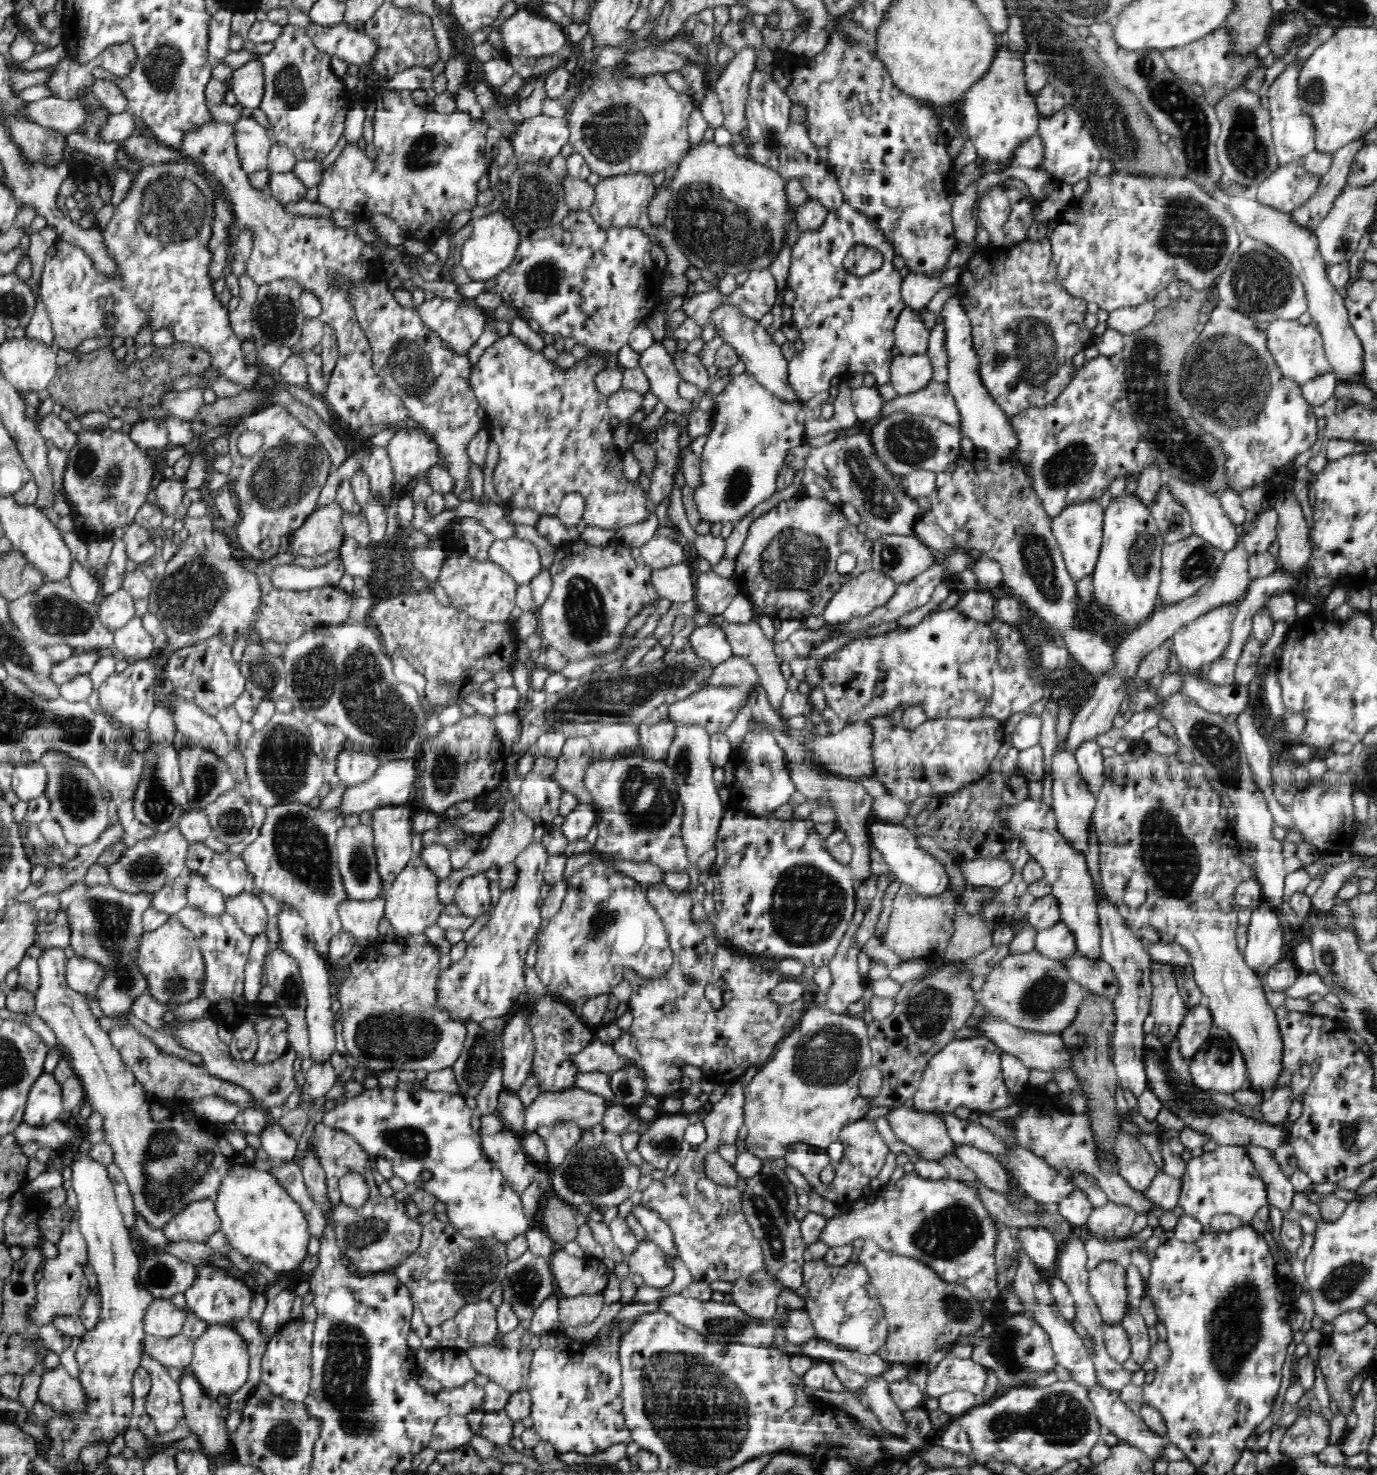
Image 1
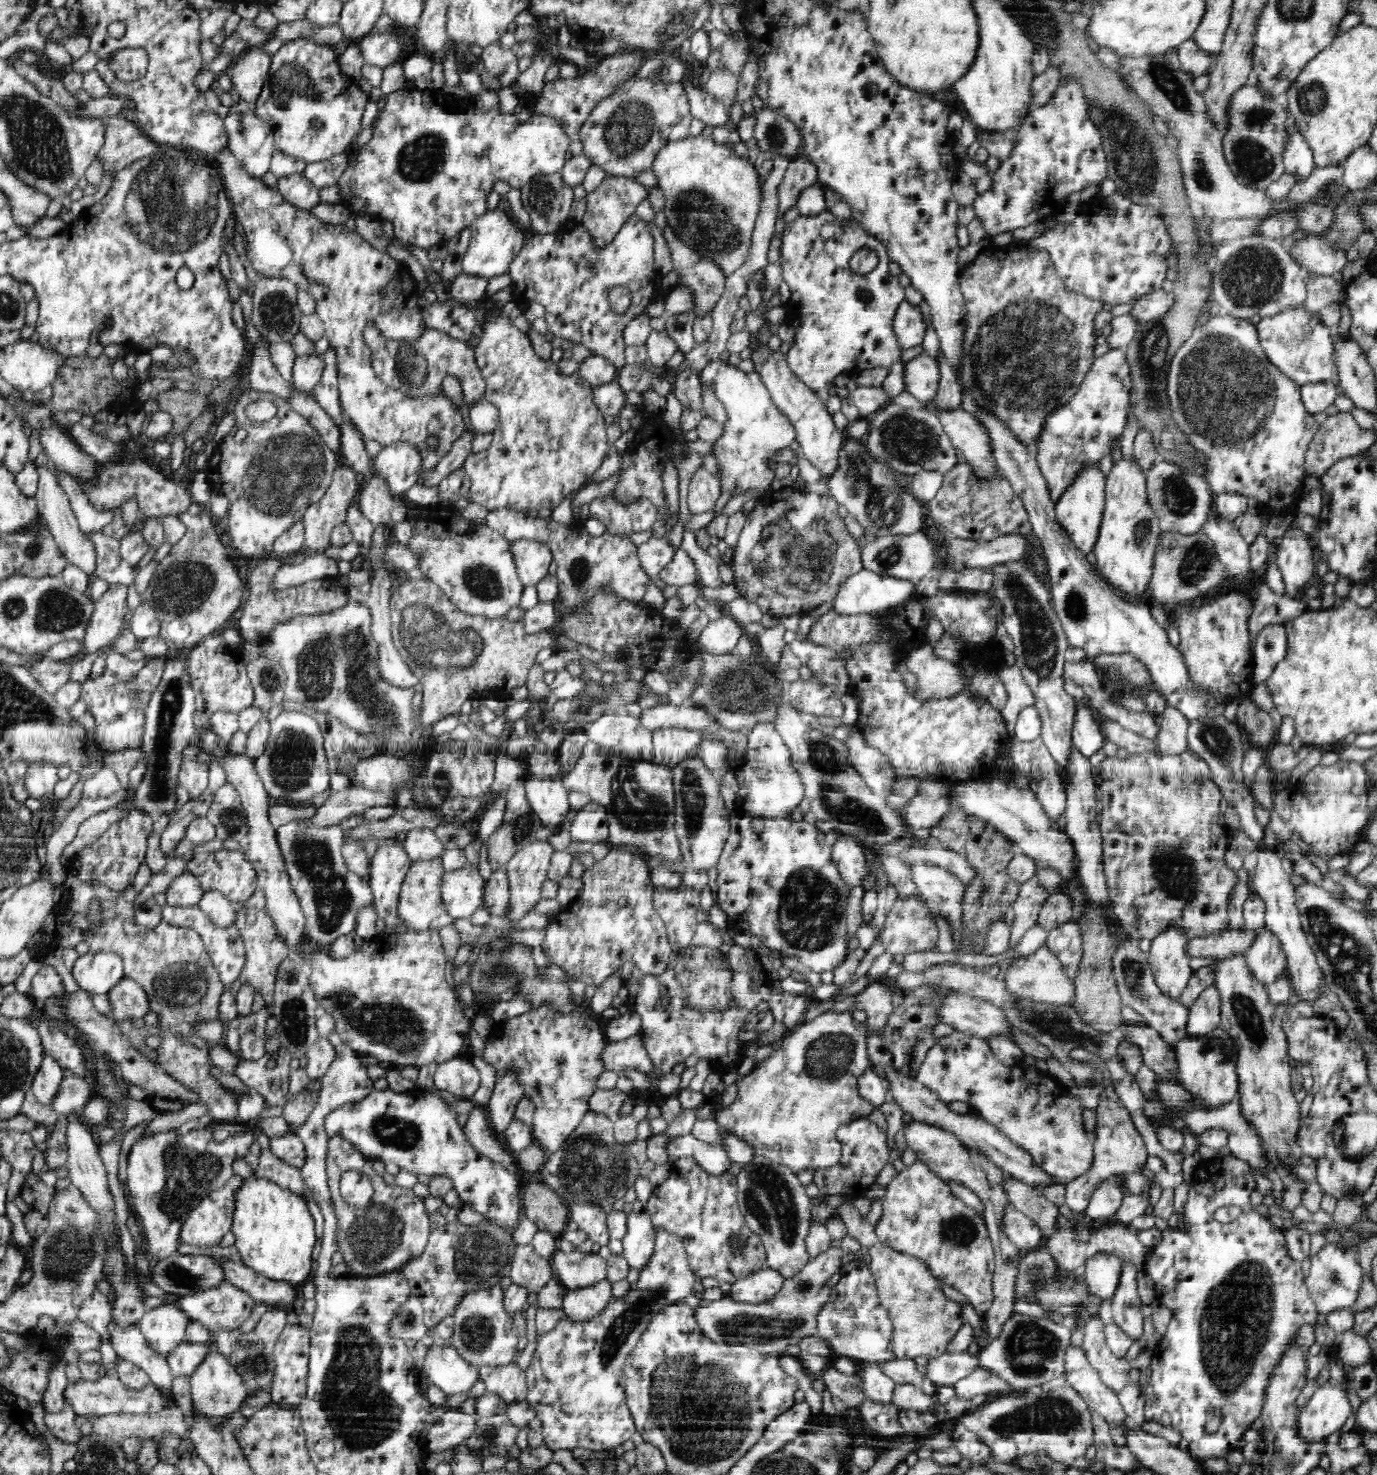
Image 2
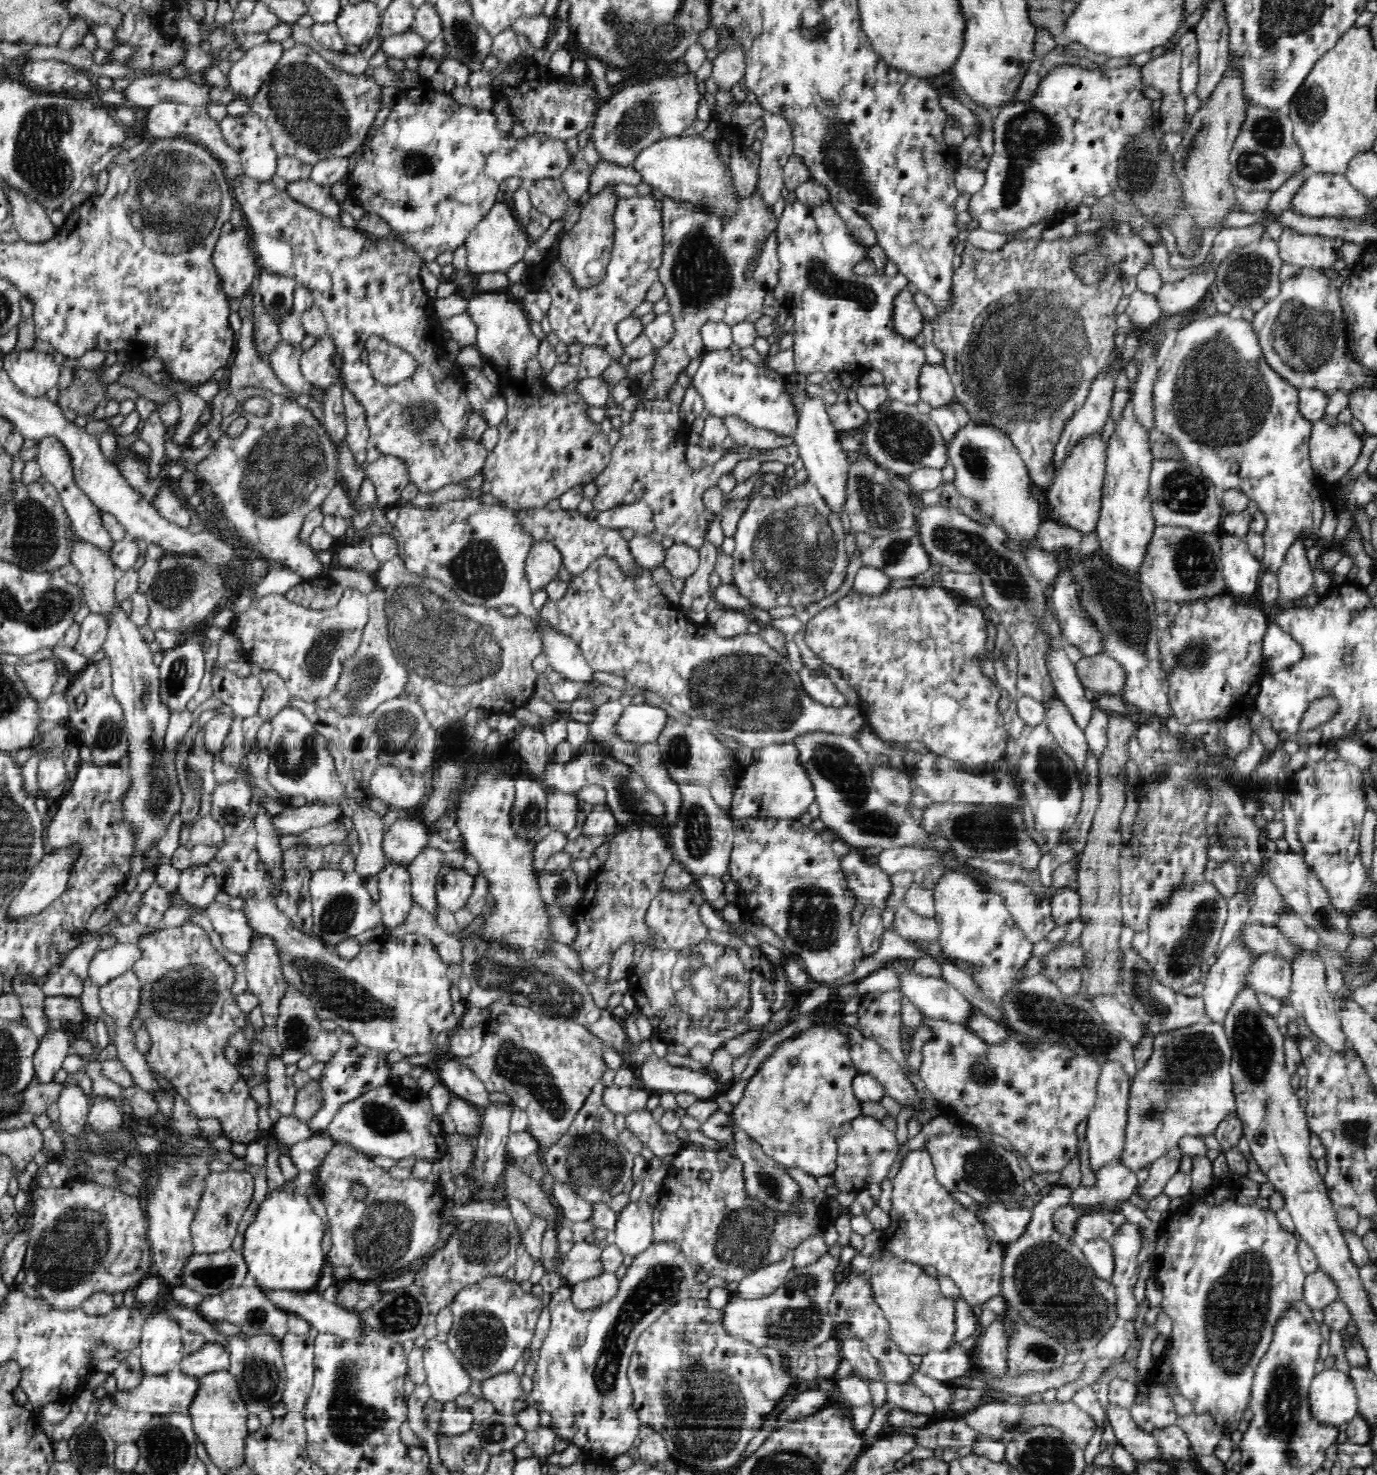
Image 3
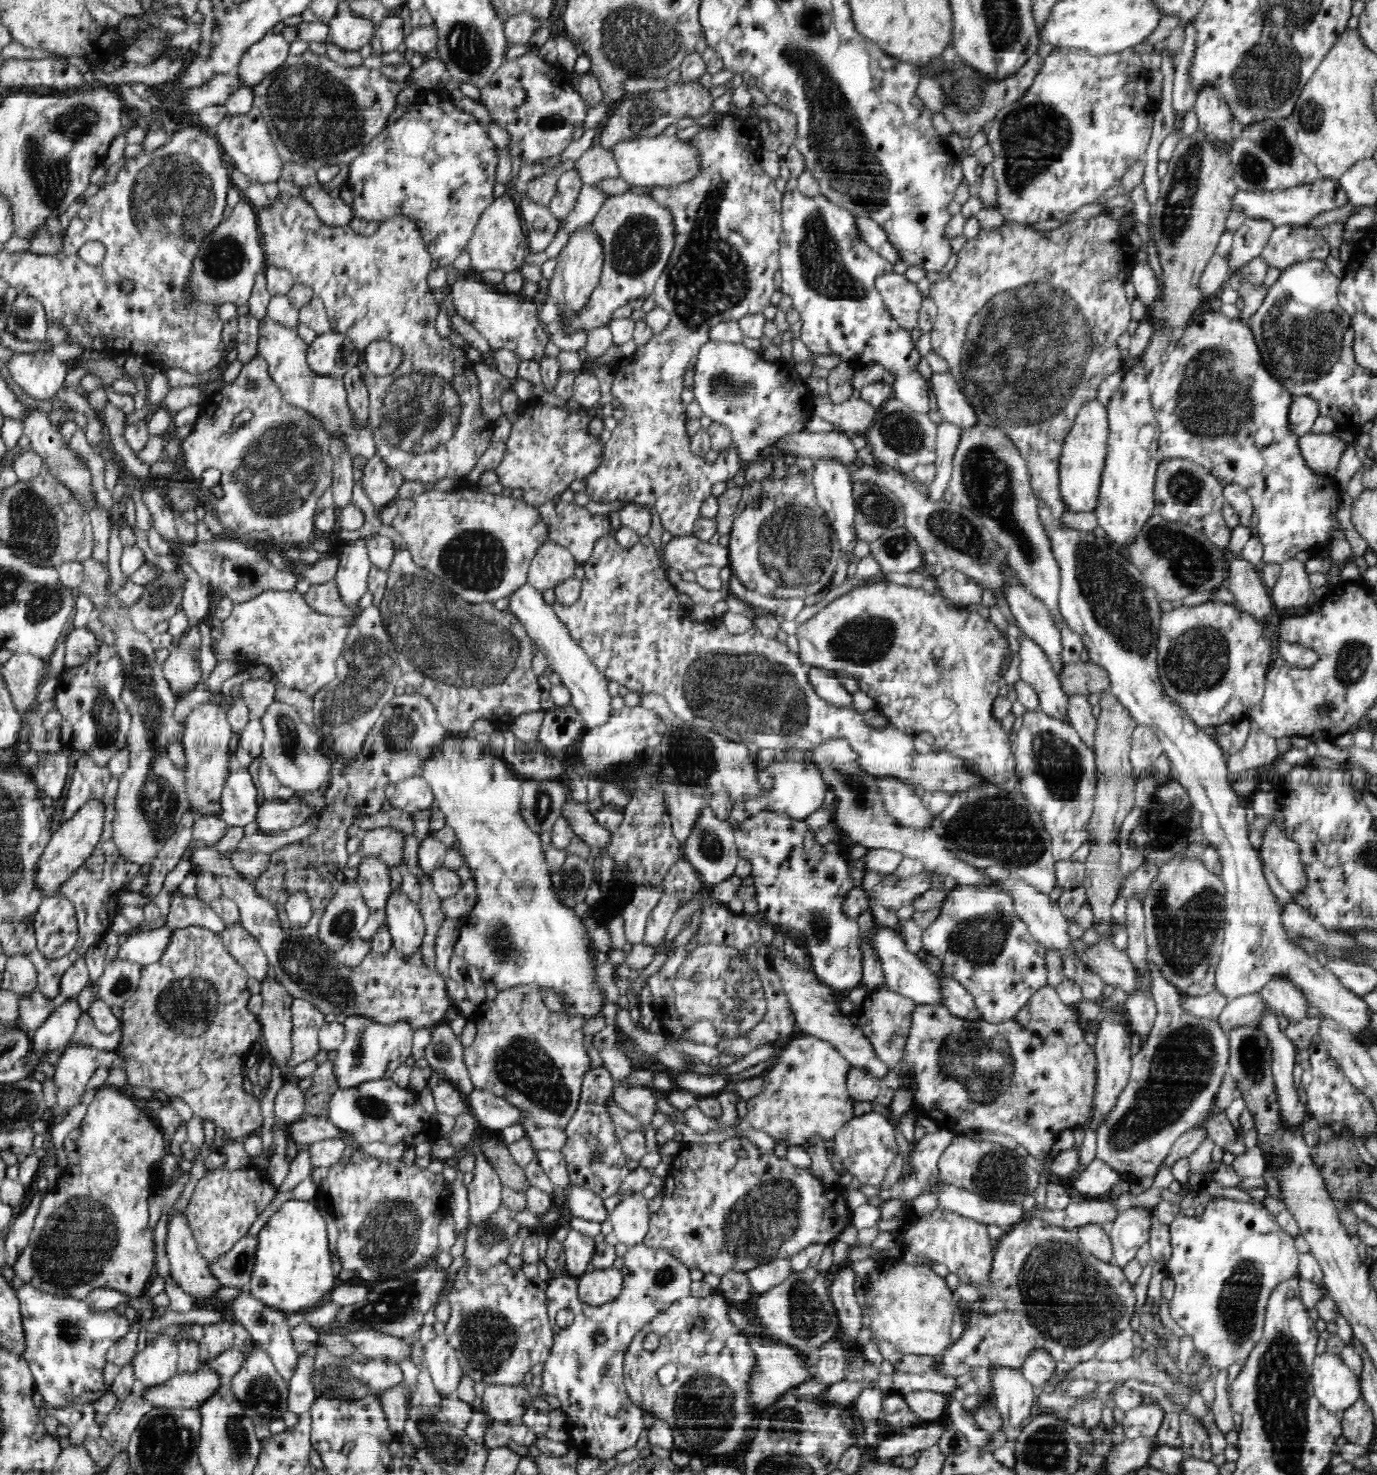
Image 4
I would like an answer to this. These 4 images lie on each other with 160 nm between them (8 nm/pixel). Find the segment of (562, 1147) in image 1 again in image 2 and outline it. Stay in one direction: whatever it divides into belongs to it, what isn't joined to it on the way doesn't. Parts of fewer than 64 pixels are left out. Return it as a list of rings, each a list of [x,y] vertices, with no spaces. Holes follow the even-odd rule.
[[[544,1002],[526,1014],[514,1016],[512,1020],[496,1022],[492,1034],[486,1040],[484,1061],[496,1069],[496,1080],[514,1071],[515,1078],[522,1085],[523,1096],[534,1103],[534,1118],[530,1125],[535,1142],[547,1155],[556,1152],[582,1122],[582,1117],[589,1110],[589,1098],[598,1089],[598,1077],[605,1071],[602,1052],[605,1051],[608,1041],[604,1040],[600,1026],[586,1012],[562,1013],[550,1009],[547,1002]]]

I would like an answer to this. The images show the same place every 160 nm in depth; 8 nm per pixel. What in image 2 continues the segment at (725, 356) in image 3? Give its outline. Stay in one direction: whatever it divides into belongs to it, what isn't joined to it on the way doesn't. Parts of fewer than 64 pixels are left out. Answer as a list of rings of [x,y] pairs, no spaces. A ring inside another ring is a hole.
[[[712,360],[699,372],[699,380],[704,387],[710,387],[714,391],[714,395],[723,404],[726,409],[727,418],[726,424],[723,424],[722,436],[713,442],[714,458],[718,461],[720,467],[720,487],[722,493],[731,492],[732,495],[744,494],[746,492],[756,491],[759,495],[758,499],[764,498],[772,493],[771,484],[775,479],[775,472],[770,470],[769,464],[771,459],[783,449],[789,448],[796,439],[796,430],[794,425],[788,417],[774,404],[771,399],[769,389],[761,381],[761,377],[756,371],[751,373],[744,373],[740,371],[736,365],[730,365],[728,360],[726,362],[720,360]]]

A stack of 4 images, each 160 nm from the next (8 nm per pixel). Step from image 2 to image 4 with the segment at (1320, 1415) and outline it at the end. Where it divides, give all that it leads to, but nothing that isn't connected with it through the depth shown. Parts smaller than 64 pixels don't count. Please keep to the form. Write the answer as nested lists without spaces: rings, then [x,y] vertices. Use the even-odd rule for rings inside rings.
[[[1325,1351],[1315,1356],[1311,1370],[1313,1392],[1321,1406],[1330,1413],[1340,1414],[1351,1408],[1361,1397],[1361,1380],[1341,1359]]]

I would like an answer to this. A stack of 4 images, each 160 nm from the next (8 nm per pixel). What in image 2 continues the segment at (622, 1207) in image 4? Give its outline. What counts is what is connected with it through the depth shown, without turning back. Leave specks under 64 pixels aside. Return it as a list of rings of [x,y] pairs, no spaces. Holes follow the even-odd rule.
[[[636,1199],[633,1209],[627,1216],[628,1230],[622,1238],[623,1257],[630,1268],[642,1270],[650,1256],[654,1254],[655,1229],[650,1218],[647,1204]]]

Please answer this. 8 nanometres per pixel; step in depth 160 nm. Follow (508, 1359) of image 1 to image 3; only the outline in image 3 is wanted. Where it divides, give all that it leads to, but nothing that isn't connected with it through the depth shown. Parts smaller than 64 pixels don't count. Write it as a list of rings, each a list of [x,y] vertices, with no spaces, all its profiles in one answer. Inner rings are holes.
[[[514,1371],[501,1372],[482,1381],[482,1399],[490,1402],[496,1415],[516,1415],[528,1405],[528,1395],[521,1386],[521,1378]]]

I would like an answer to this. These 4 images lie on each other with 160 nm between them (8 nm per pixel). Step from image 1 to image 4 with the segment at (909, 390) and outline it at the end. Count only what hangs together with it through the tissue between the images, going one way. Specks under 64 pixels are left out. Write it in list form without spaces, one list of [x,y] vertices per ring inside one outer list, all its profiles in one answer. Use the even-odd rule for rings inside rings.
[[[933,372],[930,390],[943,421],[963,430],[978,426],[978,418],[950,372]]]

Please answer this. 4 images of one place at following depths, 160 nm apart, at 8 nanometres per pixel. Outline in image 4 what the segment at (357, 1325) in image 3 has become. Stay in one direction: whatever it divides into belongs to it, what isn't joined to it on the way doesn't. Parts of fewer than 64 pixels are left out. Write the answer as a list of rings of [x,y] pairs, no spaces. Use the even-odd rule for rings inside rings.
[[[357,1330],[348,1331],[345,1338],[370,1358],[381,1360],[380,1357],[385,1356],[393,1358],[399,1364],[407,1356],[411,1361],[411,1348],[408,1343],[395,1336],[376,1330]]]

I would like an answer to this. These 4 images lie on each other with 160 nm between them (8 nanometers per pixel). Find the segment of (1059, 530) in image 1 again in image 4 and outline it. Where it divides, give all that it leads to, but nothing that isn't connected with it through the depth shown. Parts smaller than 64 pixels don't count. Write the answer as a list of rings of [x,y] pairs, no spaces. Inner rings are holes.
[[[1092,397],[1079,408],[1074,425],[1066,436],[1059,461],[1062,501],[1066,502],[1068,511],[1093,512],[1097,508],[1108,438],[1107,408],[1096,397]]]

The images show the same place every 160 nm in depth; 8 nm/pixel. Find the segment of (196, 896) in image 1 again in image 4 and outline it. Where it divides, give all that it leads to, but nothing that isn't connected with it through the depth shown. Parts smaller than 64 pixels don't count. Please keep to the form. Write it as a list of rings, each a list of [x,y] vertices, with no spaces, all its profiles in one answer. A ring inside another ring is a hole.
[[[241,922],[227,925],[219,936],[226,951],[239,962],[249,977],[261,983],[273,974],[268,957],[260,949],[258,940],[241,926]]]

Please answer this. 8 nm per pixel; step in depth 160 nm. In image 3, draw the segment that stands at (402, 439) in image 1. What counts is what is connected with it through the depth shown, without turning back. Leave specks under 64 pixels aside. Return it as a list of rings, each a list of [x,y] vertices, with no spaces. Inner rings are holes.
[[[381,455],[378,460],[368,464],[365,475],[374,483],[376,487],[377,505],[380,508],[386,505],[397,503],[401,499],[401,491],[411,482],[407,465],[396,456]]]

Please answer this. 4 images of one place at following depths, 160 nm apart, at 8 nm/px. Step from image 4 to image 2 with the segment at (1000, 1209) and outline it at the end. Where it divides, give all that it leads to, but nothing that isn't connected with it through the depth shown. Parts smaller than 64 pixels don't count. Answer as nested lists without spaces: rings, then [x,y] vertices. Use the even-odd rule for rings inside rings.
[[[1008,1206],[1002,1216],[1002,1231],[1008,1235],[1010,1242],[1023,1250],[1038,1248],[1046,1240],[1039,1226],[1025,1213],[1018,1212],[1012,1206]]]

